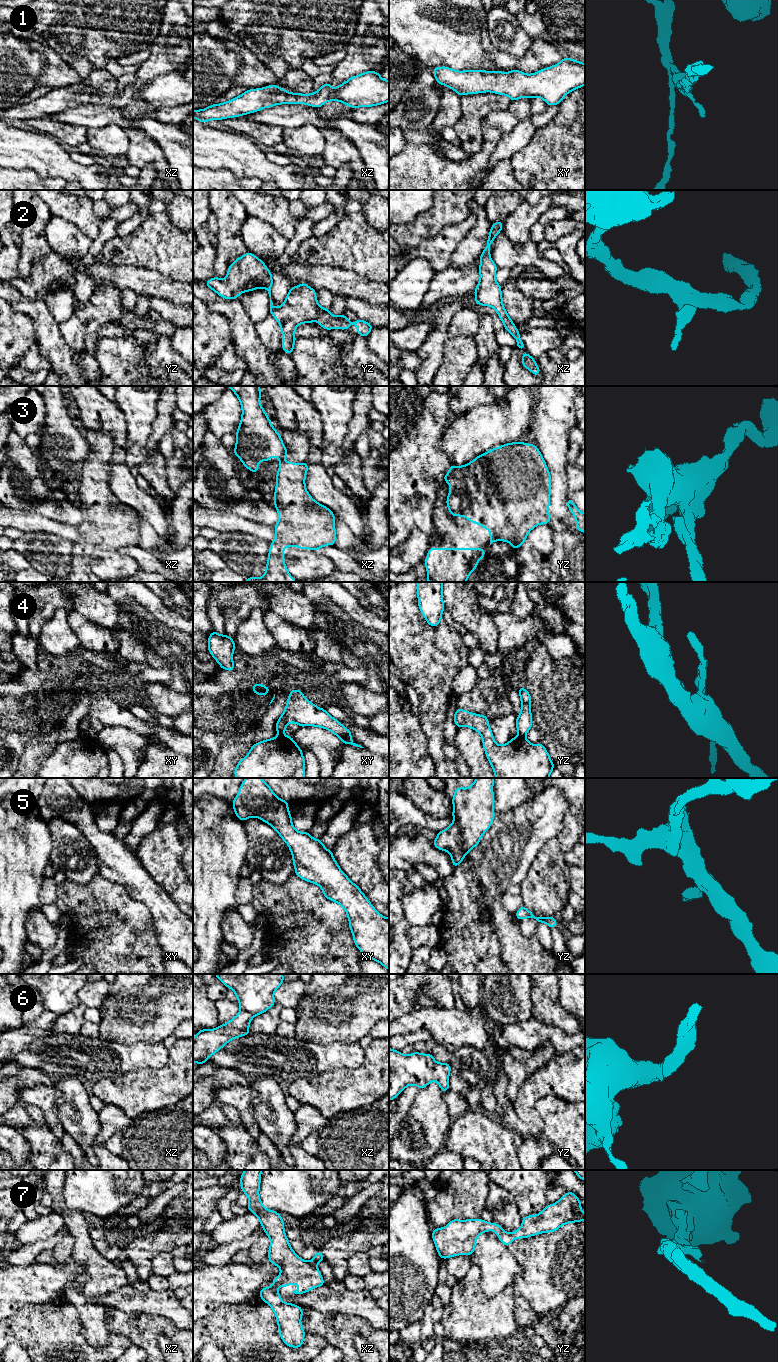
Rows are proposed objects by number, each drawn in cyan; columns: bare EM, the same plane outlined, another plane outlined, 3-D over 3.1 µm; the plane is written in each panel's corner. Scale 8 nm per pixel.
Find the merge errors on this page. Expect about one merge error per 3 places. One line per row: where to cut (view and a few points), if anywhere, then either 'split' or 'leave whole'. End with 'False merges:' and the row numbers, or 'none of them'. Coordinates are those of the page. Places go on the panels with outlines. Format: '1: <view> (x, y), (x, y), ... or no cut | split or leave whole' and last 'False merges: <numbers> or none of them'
1: no cut | leave whole
2: no cut | leave whole
3: no cut | leave whole
4: yz (518, 735), (524, 737) | split
5: no cut | leave whole
6: no cut | leave whole
7: no cut | leave whole
False merges: 4

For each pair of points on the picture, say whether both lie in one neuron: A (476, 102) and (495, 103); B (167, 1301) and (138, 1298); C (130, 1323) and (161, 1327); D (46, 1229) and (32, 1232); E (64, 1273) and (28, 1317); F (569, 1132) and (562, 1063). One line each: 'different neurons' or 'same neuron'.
A: same neuron
B: same neuron
C: same neuron
D: same neuron
E: different neurons
F: different neurons

